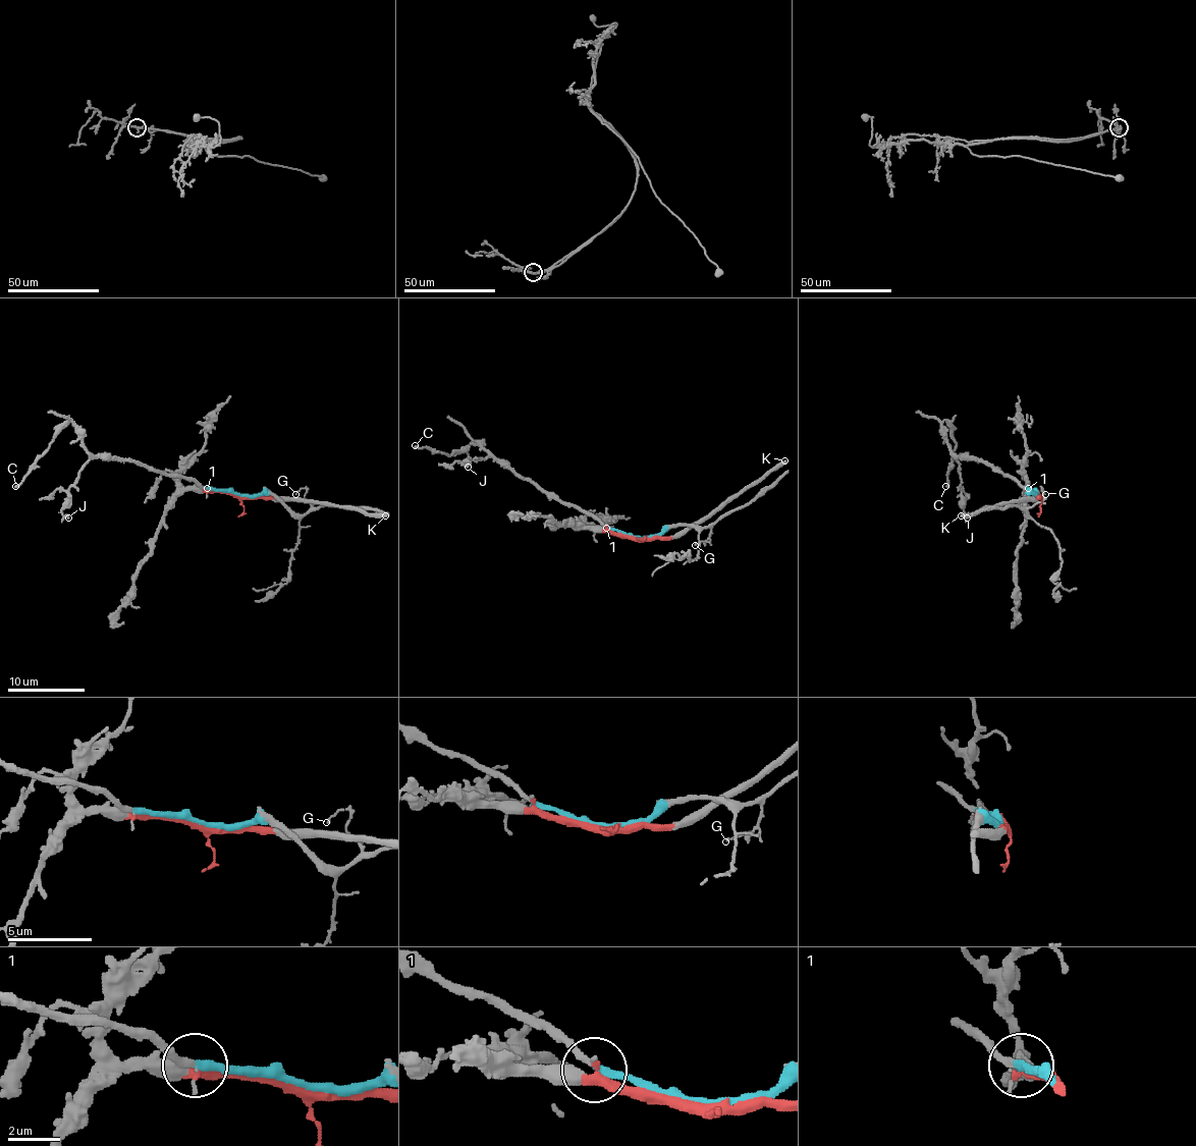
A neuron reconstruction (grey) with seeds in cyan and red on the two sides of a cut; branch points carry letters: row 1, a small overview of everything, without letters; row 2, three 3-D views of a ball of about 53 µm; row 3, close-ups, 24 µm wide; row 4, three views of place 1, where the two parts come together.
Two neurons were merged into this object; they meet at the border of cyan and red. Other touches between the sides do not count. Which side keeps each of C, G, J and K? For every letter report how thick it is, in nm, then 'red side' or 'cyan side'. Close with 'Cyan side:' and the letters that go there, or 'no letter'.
C: calibre 220 nm; cyan side
G: calibre 100 nm; cyan side
J: calibre 130 nm; cyan side
K: calibre 360 nm; red side
Cyan side: C, G, J

